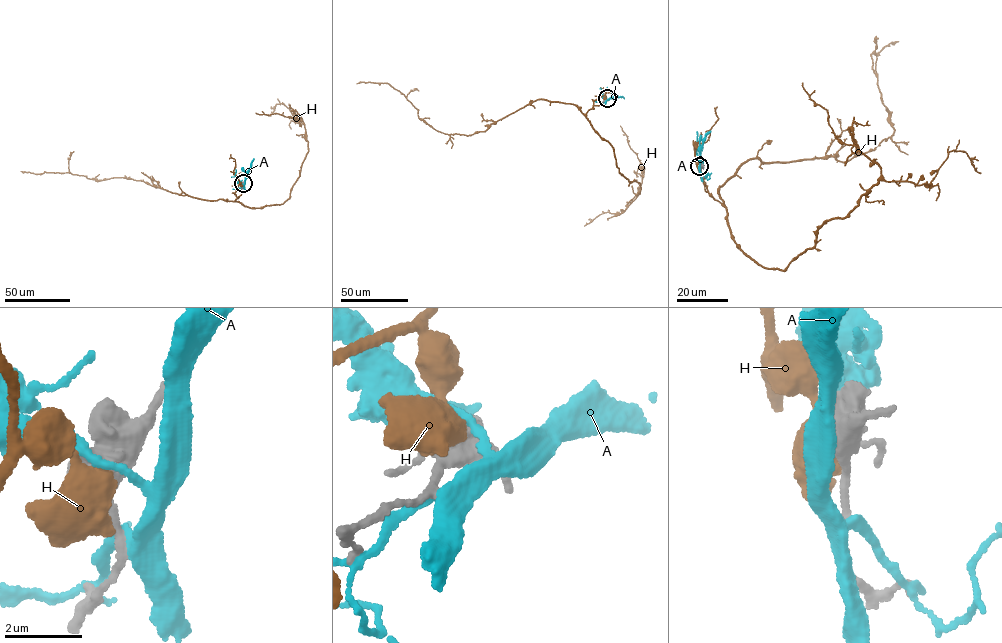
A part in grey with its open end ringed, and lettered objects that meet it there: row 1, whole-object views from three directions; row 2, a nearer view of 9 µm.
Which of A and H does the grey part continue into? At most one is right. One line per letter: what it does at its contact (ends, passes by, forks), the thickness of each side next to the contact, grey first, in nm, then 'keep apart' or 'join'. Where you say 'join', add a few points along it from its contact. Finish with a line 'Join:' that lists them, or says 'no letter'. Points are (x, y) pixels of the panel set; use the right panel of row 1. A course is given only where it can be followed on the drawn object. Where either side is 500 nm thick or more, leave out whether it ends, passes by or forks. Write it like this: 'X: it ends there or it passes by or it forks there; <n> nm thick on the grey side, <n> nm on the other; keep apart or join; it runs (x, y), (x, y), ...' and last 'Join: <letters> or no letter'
A: it passes by; 480 nm thick on the grey side, 240 nm on the other; keep apart
H: 480 nm thick on the grey side, 550 nm on the other; keep apart
Join: no letter

